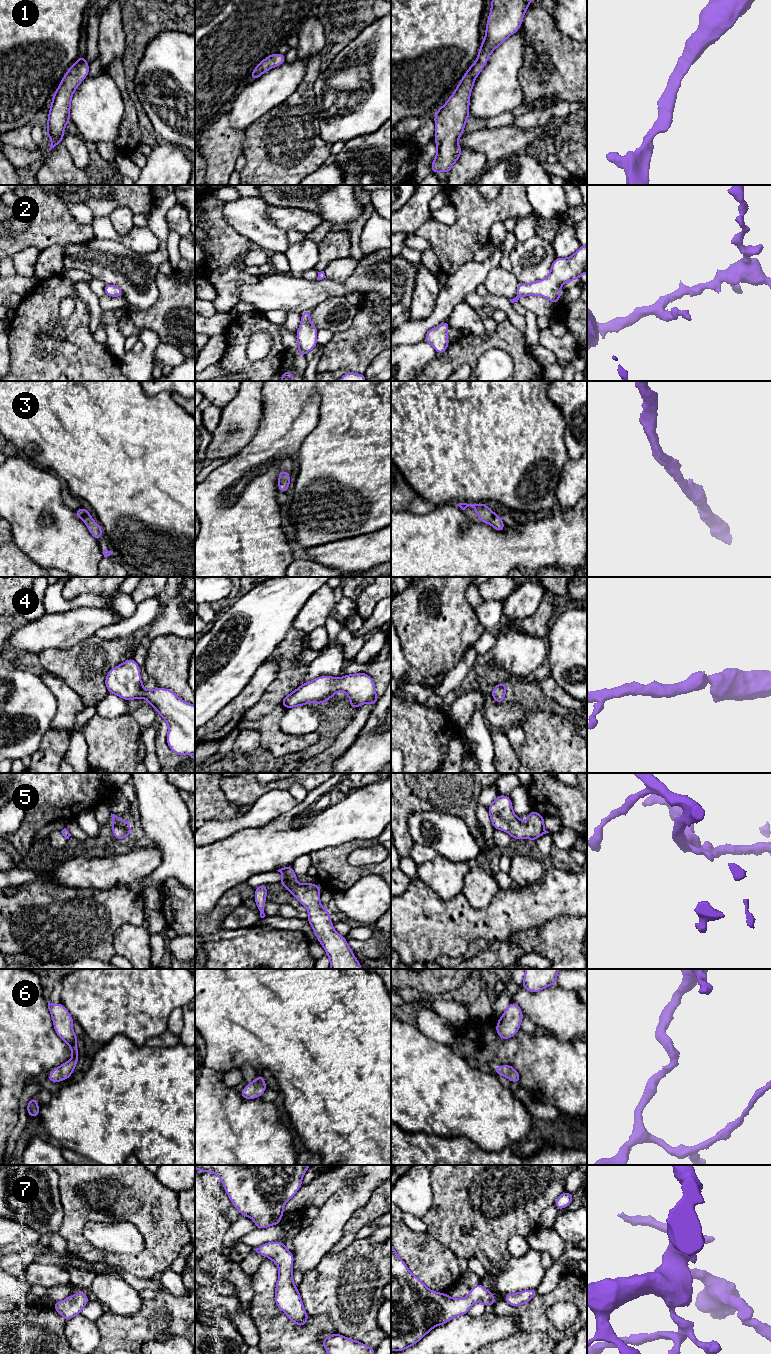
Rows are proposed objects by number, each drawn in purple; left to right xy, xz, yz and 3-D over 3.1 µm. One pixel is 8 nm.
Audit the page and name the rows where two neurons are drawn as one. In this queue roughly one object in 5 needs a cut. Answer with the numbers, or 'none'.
none

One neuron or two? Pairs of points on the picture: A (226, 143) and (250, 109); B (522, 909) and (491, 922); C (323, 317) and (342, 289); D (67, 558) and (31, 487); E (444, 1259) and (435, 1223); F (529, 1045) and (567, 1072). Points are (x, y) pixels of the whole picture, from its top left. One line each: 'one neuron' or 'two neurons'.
A: two neurons
B: one neuron
C: two neurons
D: one neuron
E: two neurons
F: one neuron

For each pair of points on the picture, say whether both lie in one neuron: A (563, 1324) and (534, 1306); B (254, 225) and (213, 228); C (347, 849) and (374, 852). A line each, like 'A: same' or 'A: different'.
A: different
B: different
C: different

